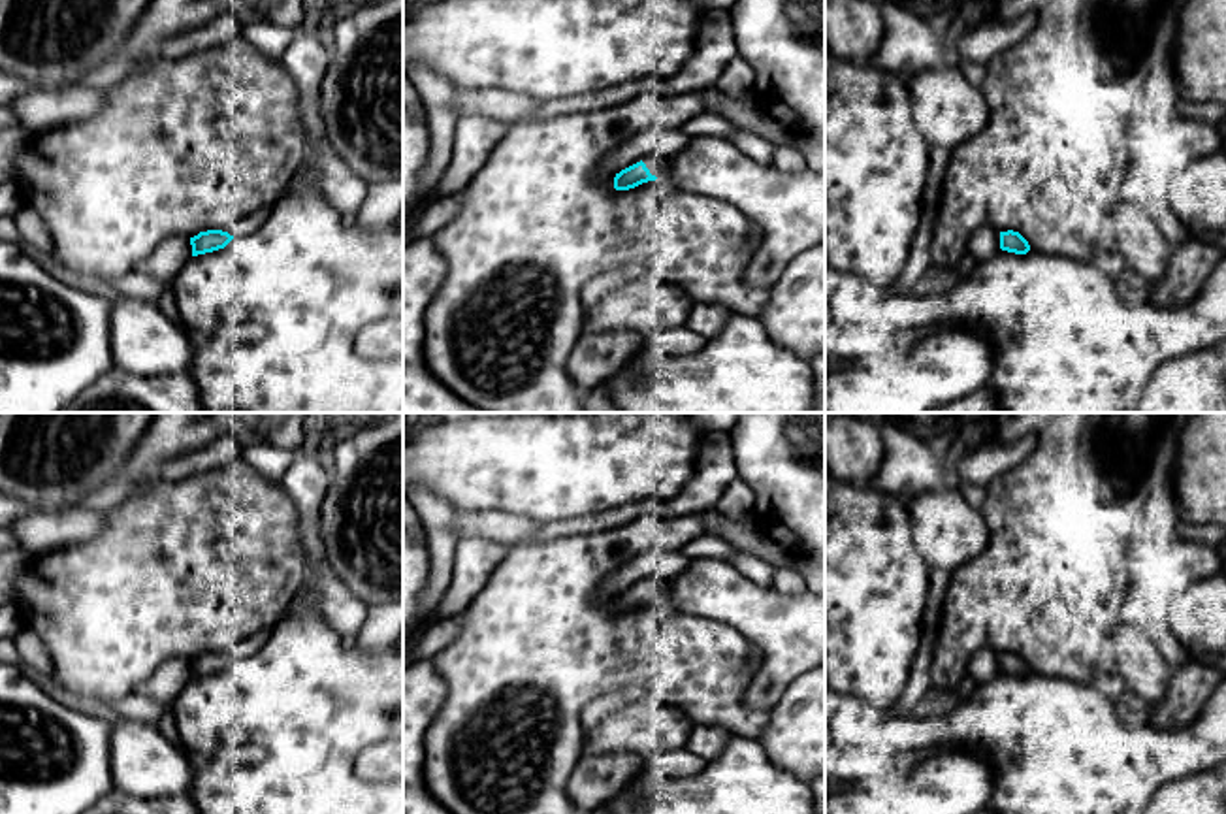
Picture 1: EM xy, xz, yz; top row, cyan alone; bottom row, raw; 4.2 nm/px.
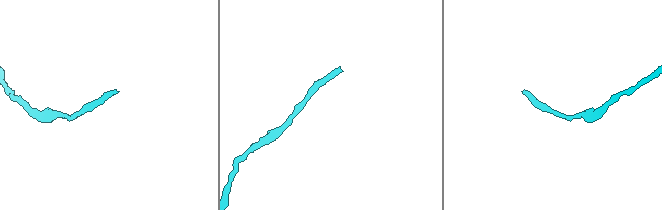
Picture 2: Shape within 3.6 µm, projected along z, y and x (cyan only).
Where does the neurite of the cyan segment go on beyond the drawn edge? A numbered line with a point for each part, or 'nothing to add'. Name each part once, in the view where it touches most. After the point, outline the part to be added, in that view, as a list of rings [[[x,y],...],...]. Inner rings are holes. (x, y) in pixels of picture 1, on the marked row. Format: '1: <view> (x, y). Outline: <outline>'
1: xz (656, 164). Outline: [[[661,155],[650,156],[650,158],[642,160],[642,162],[650,170],[650,173],[655,175],[655,177],[667,168],[667,160]]]

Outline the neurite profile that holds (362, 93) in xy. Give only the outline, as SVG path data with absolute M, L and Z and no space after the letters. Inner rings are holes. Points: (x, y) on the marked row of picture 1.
M403 0L347 8L331 17L331 57L320 89L328 149L367 187L403 179Z

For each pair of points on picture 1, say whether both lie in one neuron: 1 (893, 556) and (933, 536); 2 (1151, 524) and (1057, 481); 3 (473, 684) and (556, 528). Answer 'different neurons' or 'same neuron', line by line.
1: different neurons
2: different neurons
3: different neurons

